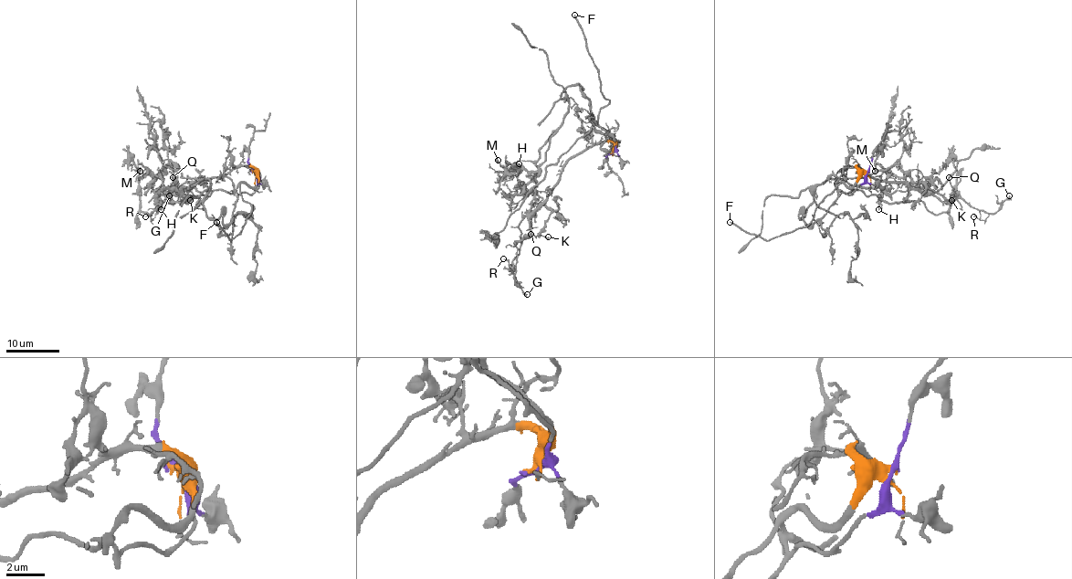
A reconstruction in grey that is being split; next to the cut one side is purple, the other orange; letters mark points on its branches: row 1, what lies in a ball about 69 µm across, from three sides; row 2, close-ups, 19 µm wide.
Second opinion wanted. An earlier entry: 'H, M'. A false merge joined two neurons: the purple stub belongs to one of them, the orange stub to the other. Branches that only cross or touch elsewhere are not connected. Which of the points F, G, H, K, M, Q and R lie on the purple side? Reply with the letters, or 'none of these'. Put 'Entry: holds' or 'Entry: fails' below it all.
H, M
Entry: holds

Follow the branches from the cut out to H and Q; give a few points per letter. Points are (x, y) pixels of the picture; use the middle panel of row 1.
H: (613, 152), (616, 142), (596, 124), (576, 83), (562, 94), (568, 109), (546, 161), (534, 171), (519, 163)
Q: (613, 152), (611, 142), (593, 143), (570, 159), (552, 193), (529, 219), (530, 234)

